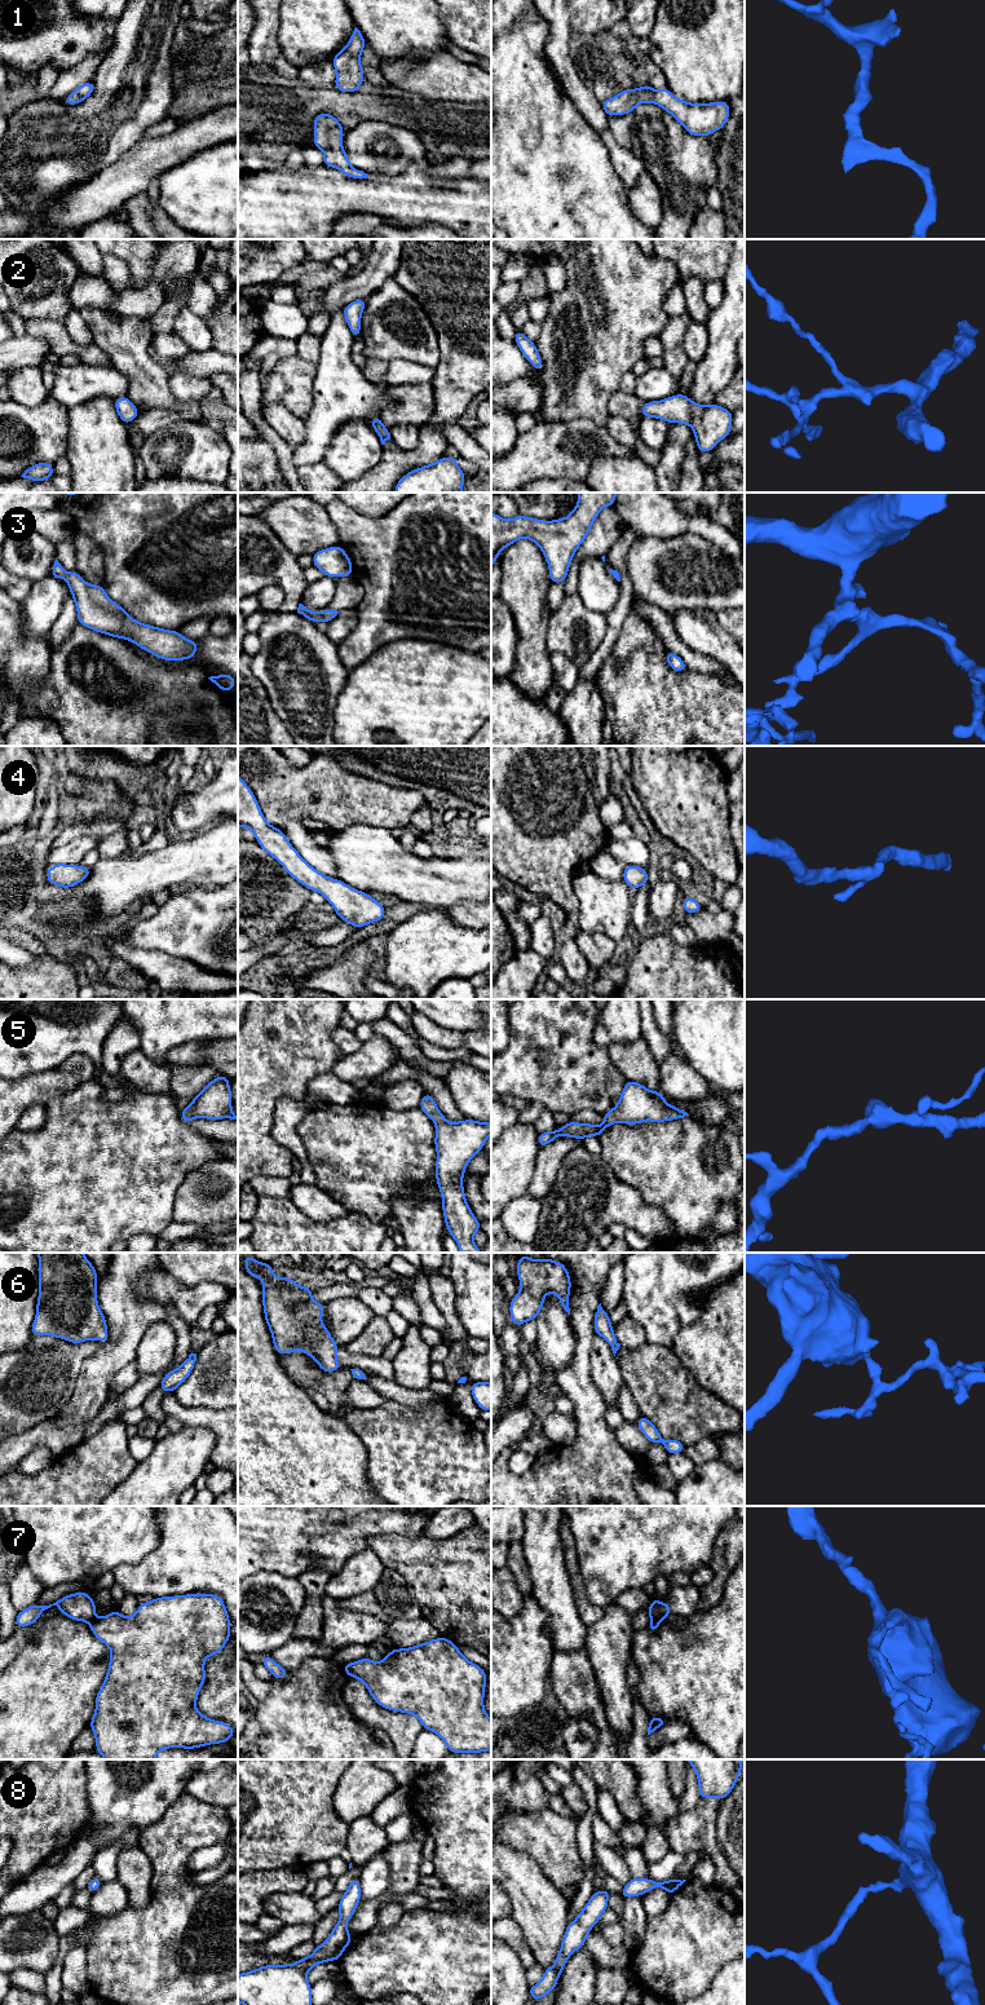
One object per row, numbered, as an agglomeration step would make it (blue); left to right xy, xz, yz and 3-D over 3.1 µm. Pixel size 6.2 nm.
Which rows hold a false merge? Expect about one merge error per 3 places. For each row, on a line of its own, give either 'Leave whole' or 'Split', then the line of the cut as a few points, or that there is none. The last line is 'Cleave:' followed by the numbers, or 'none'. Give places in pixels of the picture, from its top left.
1: Leave whole. No split
2: Leave whole. No split
3: Leave whole. No split
4: Leave whole. No split
5: Leave whole. No split
6: Leave whole. No split
7: Split. Split along yz (652, 1619), (658, 1621)
8: Leave whole. No split
Cleave: 7

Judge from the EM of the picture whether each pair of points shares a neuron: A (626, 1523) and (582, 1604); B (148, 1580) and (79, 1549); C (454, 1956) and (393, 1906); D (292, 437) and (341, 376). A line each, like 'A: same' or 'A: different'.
A: different
B: different
C: different
D: different

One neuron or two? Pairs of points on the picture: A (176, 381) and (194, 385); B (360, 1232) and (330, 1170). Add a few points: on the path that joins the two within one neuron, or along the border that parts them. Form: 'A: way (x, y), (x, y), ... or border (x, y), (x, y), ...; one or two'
A: way (180, 384), (190, 385); one
B: border (349, 1213), (361, 1213), (379, 1223); two

